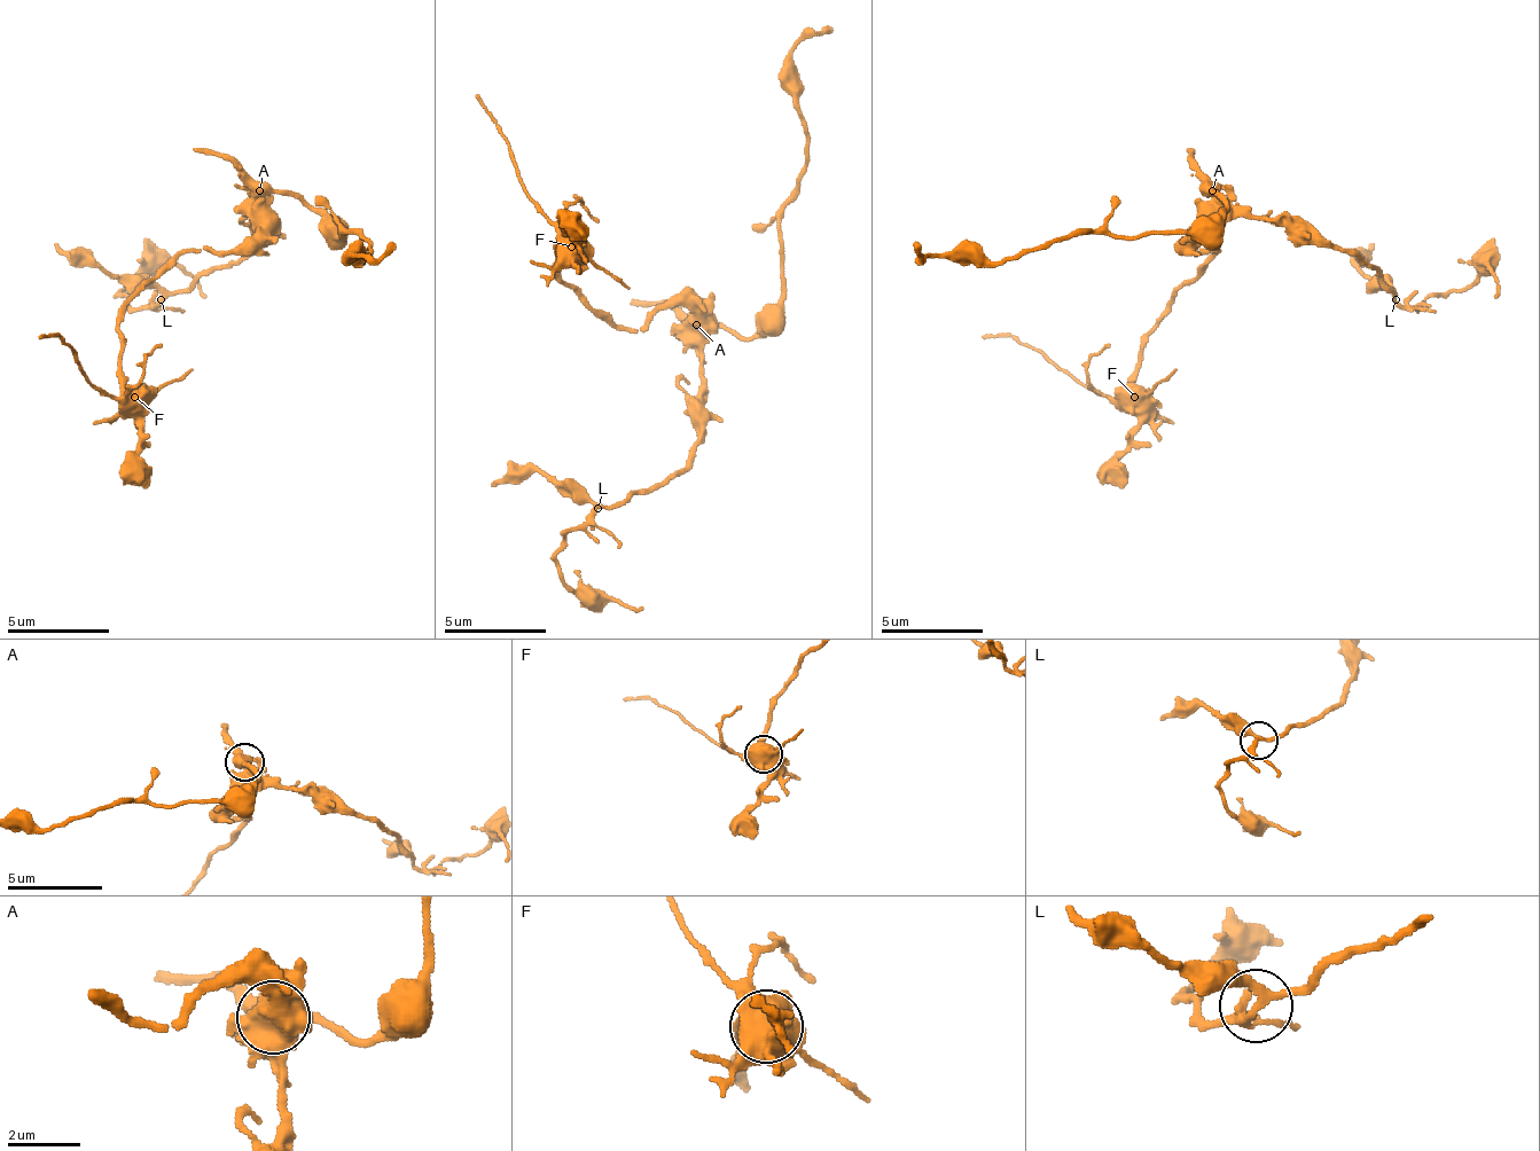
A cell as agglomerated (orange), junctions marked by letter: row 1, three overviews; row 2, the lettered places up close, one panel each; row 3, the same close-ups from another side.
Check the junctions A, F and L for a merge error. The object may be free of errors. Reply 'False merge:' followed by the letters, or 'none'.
False merge: A

